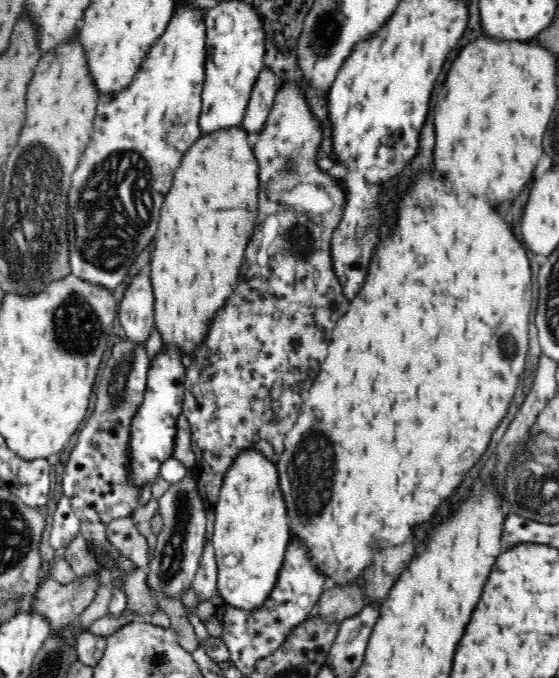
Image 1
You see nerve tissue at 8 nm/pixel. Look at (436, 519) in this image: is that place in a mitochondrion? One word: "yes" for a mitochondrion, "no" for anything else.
no

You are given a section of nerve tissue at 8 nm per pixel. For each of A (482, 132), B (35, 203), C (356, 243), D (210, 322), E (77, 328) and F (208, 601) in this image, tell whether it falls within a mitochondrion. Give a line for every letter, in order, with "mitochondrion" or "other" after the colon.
A: other
B: mitochondrion
C: mitochondrion
D: other
E: mitochondrion
F: other

